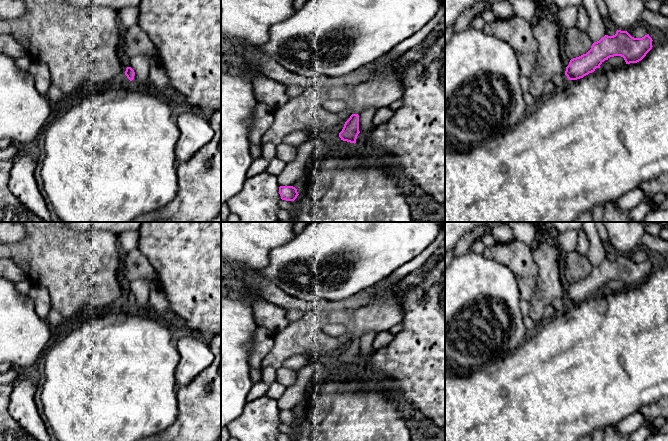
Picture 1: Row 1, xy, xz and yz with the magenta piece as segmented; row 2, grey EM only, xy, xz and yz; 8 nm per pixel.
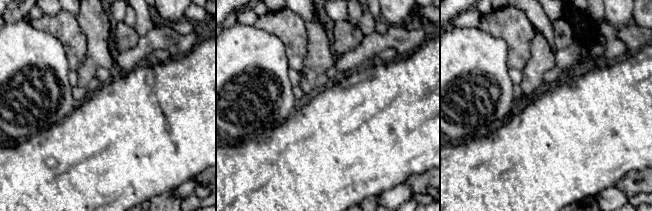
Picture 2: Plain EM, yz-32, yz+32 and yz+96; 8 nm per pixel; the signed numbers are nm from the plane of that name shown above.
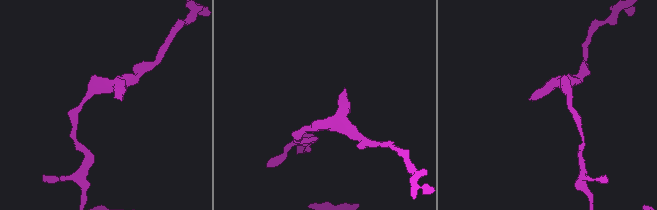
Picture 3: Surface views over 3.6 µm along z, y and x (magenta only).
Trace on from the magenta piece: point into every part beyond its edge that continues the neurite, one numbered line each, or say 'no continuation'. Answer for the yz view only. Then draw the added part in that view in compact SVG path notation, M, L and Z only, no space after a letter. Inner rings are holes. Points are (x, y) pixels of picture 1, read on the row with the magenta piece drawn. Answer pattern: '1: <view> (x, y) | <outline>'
1: yz (560, 80) | M556 74L551 78L551 81L555 84L557 90L562 89L569 82L569 79L565 74Z

